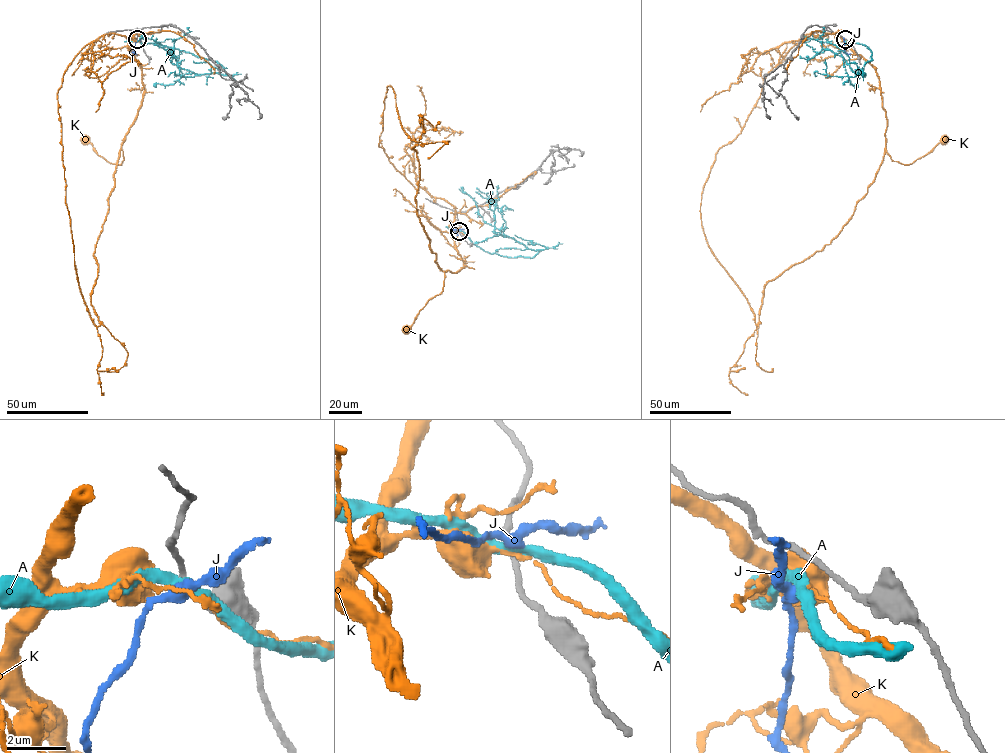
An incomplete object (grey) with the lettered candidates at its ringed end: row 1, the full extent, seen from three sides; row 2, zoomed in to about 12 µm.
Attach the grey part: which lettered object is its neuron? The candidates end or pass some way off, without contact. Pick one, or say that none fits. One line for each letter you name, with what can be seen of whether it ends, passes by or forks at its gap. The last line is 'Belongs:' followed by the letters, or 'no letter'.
K: it passes by
Belongs: K

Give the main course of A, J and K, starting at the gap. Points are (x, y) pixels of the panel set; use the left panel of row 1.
A: (137, 40), (217, 61), (226, 74), (195, 75), (171, 62), (174, 54), (168, 47), (146, 37), (137, 42)
J: (137, 40), (132, 50), (135, 53)
K: (137, 40), (128, 46), (140, 68), (144, 96), (123, 141), (121, 164), (109, 163), (85, 141)

